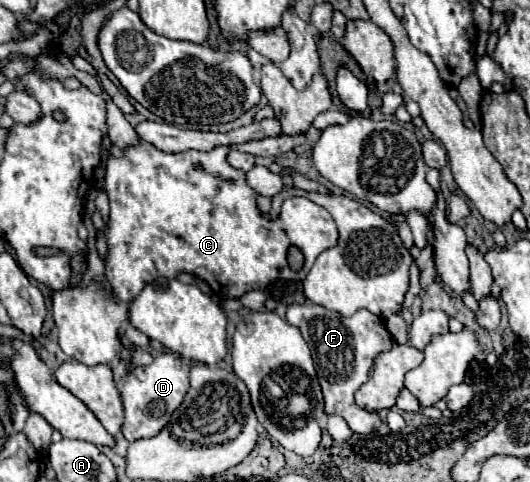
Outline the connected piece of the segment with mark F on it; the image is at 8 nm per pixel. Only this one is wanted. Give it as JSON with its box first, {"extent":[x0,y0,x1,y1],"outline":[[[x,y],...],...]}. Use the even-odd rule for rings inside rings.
{"extent":[287,302,393,434],"outline":[[[305,302],[305,304],[291,304],[287,308],[287,322],[297,326],[309,344],[315,362],[321,366],[317,368],[319,384],[323,388],[325,398],[325,412],[339,414],[345,418],[349,428],[357,434],[371,432],[381,424],[377,412],[365,412],[363,408],[355,406],[353,394],[365,384],[367,372],[373,364],[373,358],[393,346],[391,334],[385,330],[385,322],[371,314],[369,310],[357,310],[353,316],[345,318],[339,312],[327,310],[323,306]]]}

